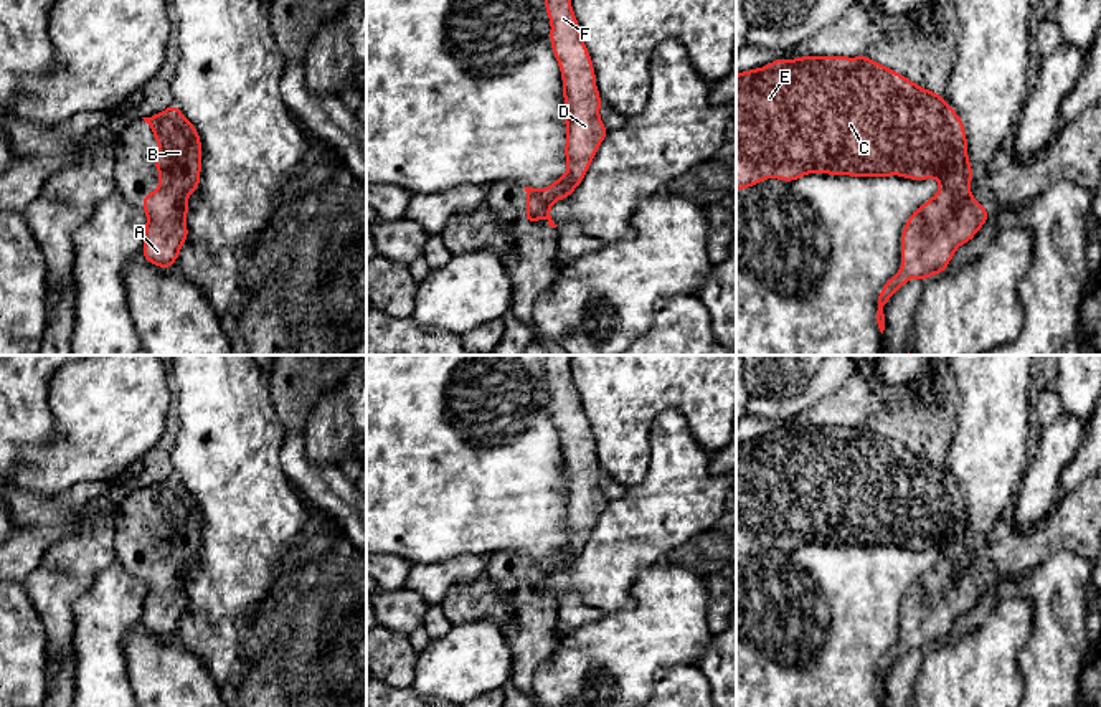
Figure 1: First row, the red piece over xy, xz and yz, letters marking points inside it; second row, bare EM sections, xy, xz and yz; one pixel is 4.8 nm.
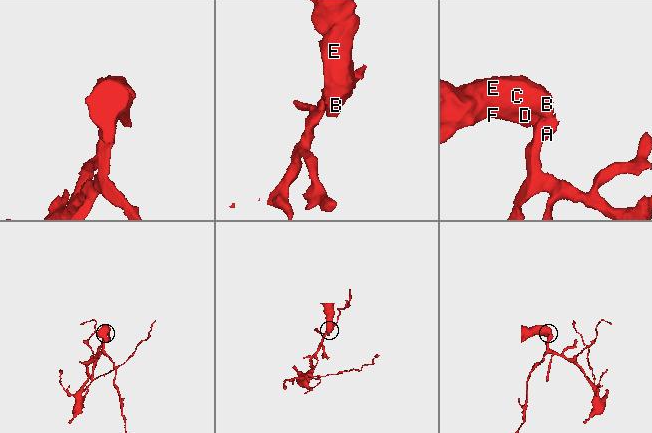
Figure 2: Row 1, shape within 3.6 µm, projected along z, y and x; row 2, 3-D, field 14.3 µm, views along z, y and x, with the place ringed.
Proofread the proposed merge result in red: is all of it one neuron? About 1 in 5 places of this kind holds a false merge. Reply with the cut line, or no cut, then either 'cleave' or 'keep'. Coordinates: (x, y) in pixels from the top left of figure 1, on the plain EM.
no cut | keep

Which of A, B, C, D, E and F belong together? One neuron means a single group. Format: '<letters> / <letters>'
A B C D E F

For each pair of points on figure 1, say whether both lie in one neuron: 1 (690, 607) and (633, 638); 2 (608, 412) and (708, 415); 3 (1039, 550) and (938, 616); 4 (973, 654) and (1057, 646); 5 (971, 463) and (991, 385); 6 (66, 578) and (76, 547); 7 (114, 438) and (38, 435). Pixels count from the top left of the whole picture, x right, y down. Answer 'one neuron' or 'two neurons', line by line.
1: one neuron
2: one neuron
3: one neuron
4: two neurons
5: one neuron
6: one neuron
7: two neurons

